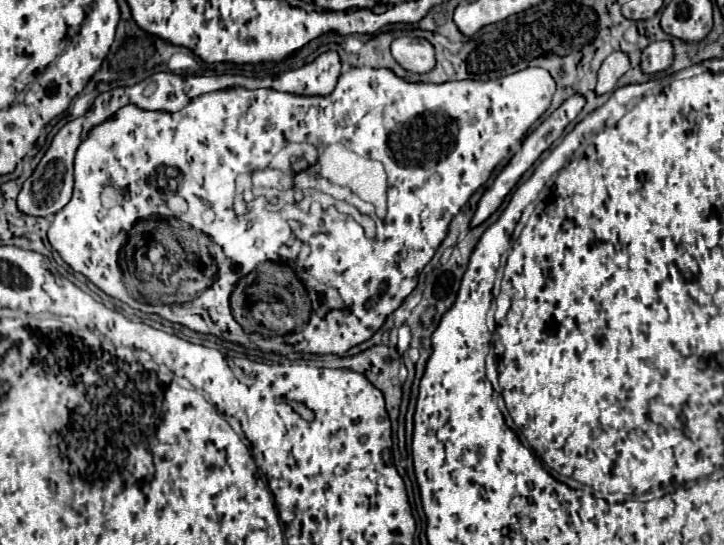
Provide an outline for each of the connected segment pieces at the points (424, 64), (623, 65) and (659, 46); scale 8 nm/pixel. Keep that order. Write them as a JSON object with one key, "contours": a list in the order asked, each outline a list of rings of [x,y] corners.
{"contours":[[[[399,37],[391,45],[395,61],[409,73],[429,73],[435,65],[433,45],[427,39]]],[[[615,51],[611,53],[599,73],[597,73],[597,85],[595,85],[595,93],[597,95],[603,95],[603,93],[611,93],[619,81],[619,77],[629,69],[629,57],[621,51]]],[[[655,41],[641,53],[641,71],[643,73],[661,73],[673,63],[673,45],[669,41]]]]}

